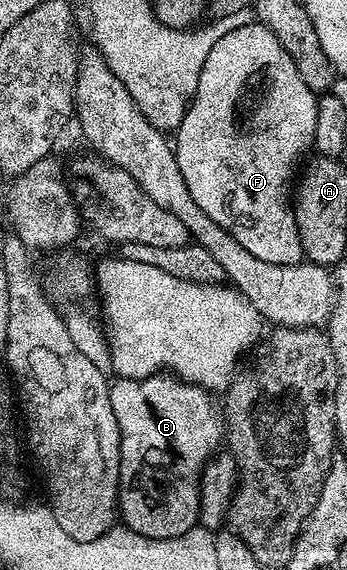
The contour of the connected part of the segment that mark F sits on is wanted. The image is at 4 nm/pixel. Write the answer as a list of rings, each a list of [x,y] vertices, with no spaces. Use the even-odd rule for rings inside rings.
[[[252,23],[252,25],[239,25],[236,29],[229,30],[228,33],[225,31],[219,33],[217,43],[213,43],[213,51],[209,51],[209,59],[205,59],[205,67],[201,67],[201,79],[197,79],[197,91],[191,99],[191,104],[187,106],[179,128],[174,130],[173,148],[177,167],[181,167],[181,175],[185,175],[185,187],[189,187],[189,195],[193,195],[193,203],[197,203],[197,207],[201,207],[201,211],[205,211],[205,215],[209,215],[213,223],[220,225],[230,237],[237,243],[241,243],[241,247],[245,247],[249,255],[263,259],[265,263],[298,265],[304,260],[293,208],[293,178],[300,168],[299,160],[302,159],[303,152],[312,148],[313,127],[317,127],[318,110],[316,93],[309,87],[305,87],[301,75],[297,75],[297,67],[293,67],[293,59],[289,59],[289,51],[281,47],[277,35],[273,35],[269,27]]]

